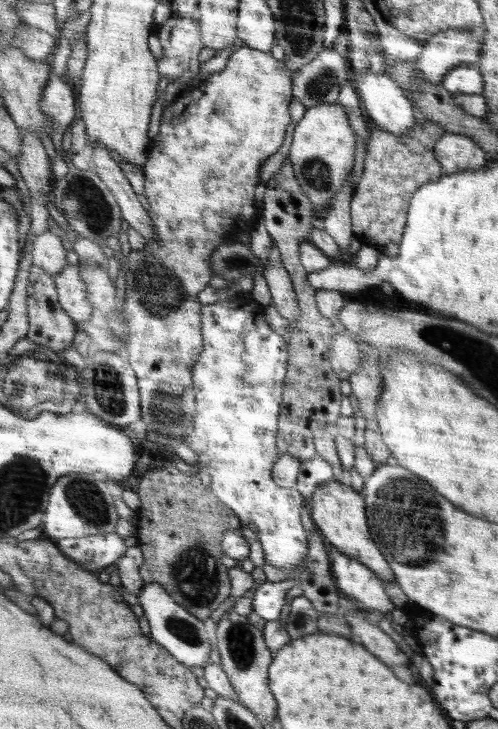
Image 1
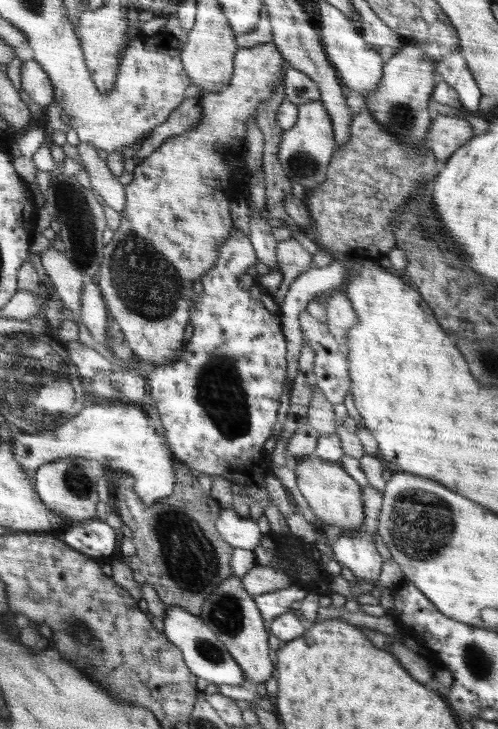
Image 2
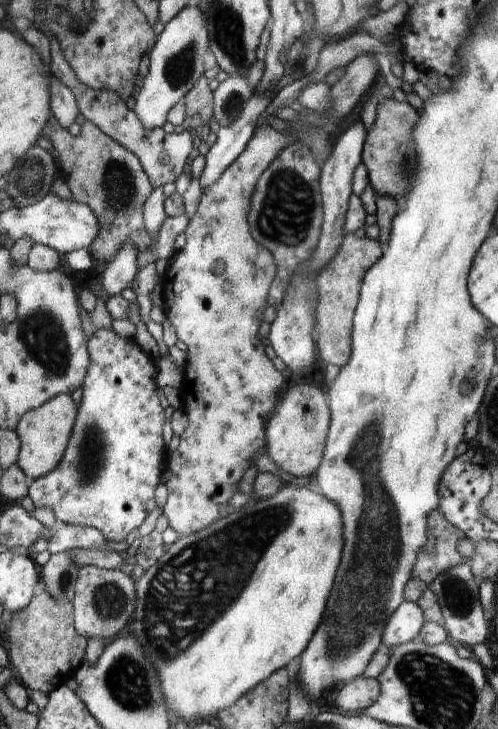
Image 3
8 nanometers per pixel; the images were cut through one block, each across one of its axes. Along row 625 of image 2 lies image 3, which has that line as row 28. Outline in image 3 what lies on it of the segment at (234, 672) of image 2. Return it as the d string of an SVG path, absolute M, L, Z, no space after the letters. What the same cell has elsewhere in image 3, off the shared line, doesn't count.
M186 6L165 24L148 54L148 74L130 102L146 130L160 128L167 122L170 109L181 102L204 74L203 56L209 50L206 16L202 14L202 6Z

